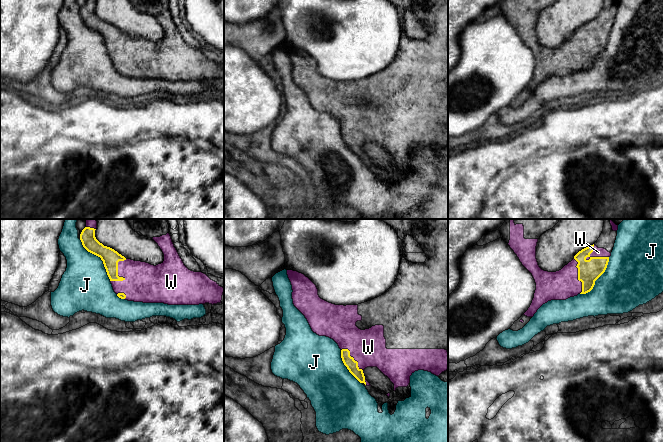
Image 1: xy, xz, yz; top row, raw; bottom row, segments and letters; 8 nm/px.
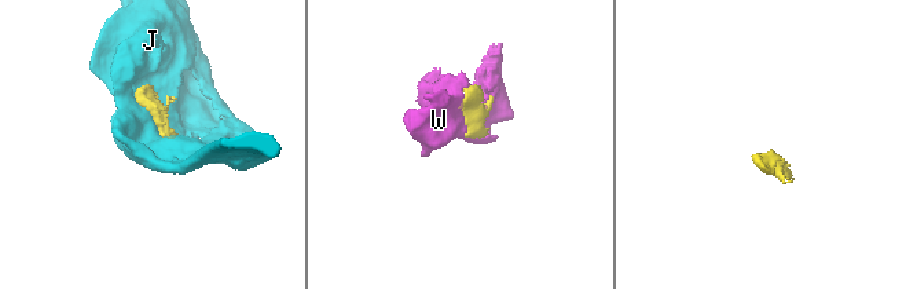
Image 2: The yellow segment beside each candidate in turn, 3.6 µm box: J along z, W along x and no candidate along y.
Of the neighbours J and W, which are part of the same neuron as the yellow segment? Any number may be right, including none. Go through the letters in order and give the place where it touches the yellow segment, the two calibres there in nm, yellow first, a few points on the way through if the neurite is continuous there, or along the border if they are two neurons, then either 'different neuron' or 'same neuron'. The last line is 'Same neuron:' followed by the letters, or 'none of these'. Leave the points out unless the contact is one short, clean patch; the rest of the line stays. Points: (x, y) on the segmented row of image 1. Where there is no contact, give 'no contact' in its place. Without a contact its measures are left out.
J: meets yellow in xy at (99, 256); 140 nm thick on the yellow side, 380 nm on the other; different neuron
W: meets yellow in xy at (117, 274); 140 nm thick on the yellow side, 320 nm on the other; same neuron
Same neuron: W

